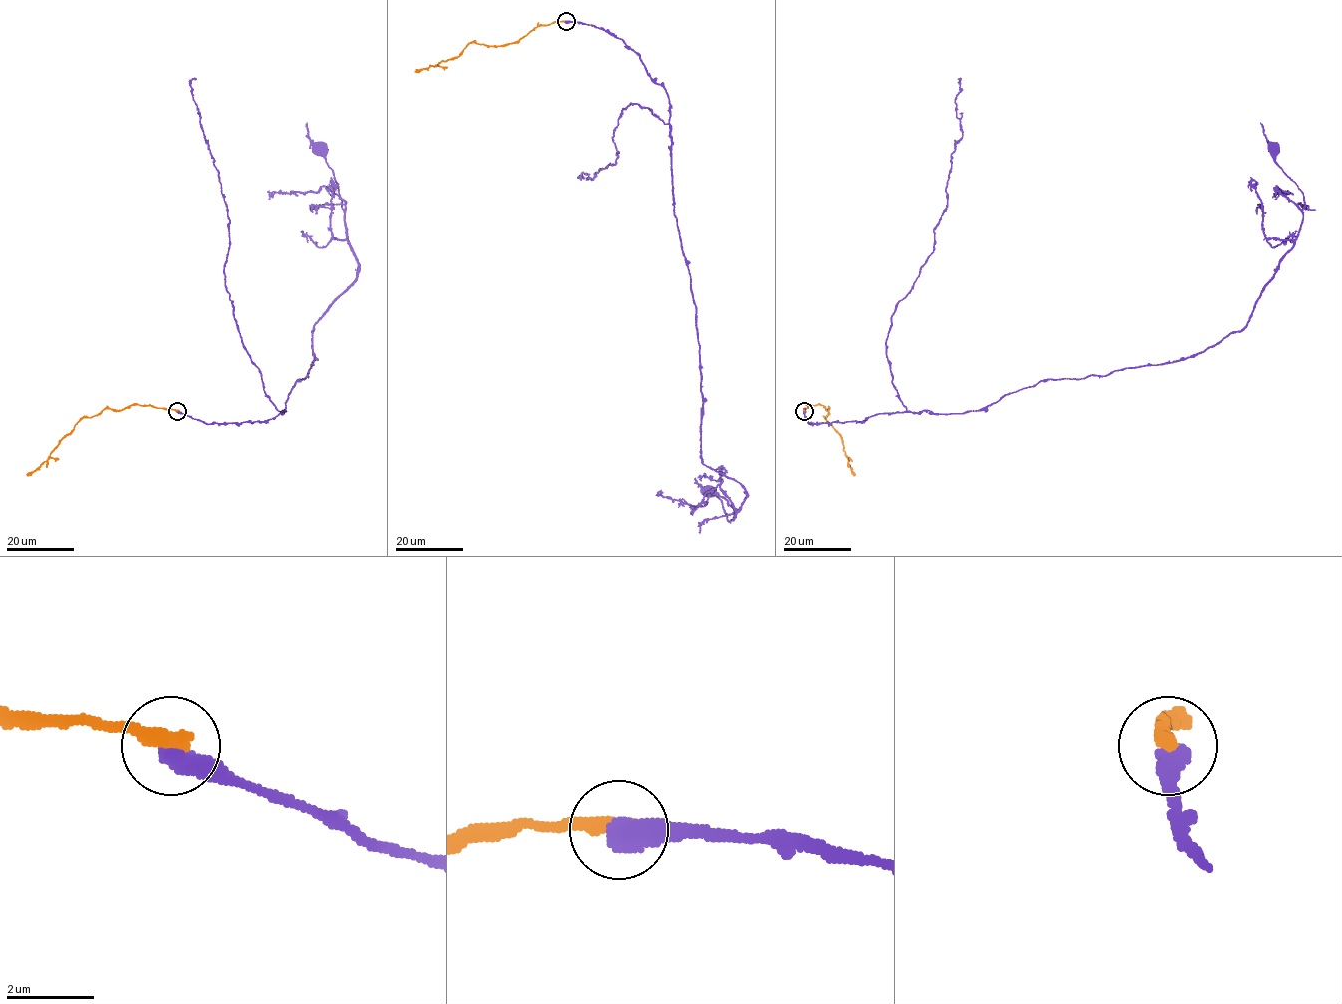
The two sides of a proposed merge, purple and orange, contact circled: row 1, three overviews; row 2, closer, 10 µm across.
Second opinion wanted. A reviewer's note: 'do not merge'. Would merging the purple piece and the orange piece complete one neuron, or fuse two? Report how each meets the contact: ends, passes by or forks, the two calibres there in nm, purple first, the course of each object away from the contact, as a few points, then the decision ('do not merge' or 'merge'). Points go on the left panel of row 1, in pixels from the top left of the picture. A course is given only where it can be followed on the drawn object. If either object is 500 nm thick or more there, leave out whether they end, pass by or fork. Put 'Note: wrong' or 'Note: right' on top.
Note: right
550 nm thick on the purple side, 420 nm on the other; purple runs (178, 411), (209, 424), (267, 421), (307, 376), (313, 326), (358, 264), (320, 150); orange runs (178, 411), (131, 404), (122, 409), (103, 408), (97, 414), (82, 419), (50, 456), (26, 474); do not merge

